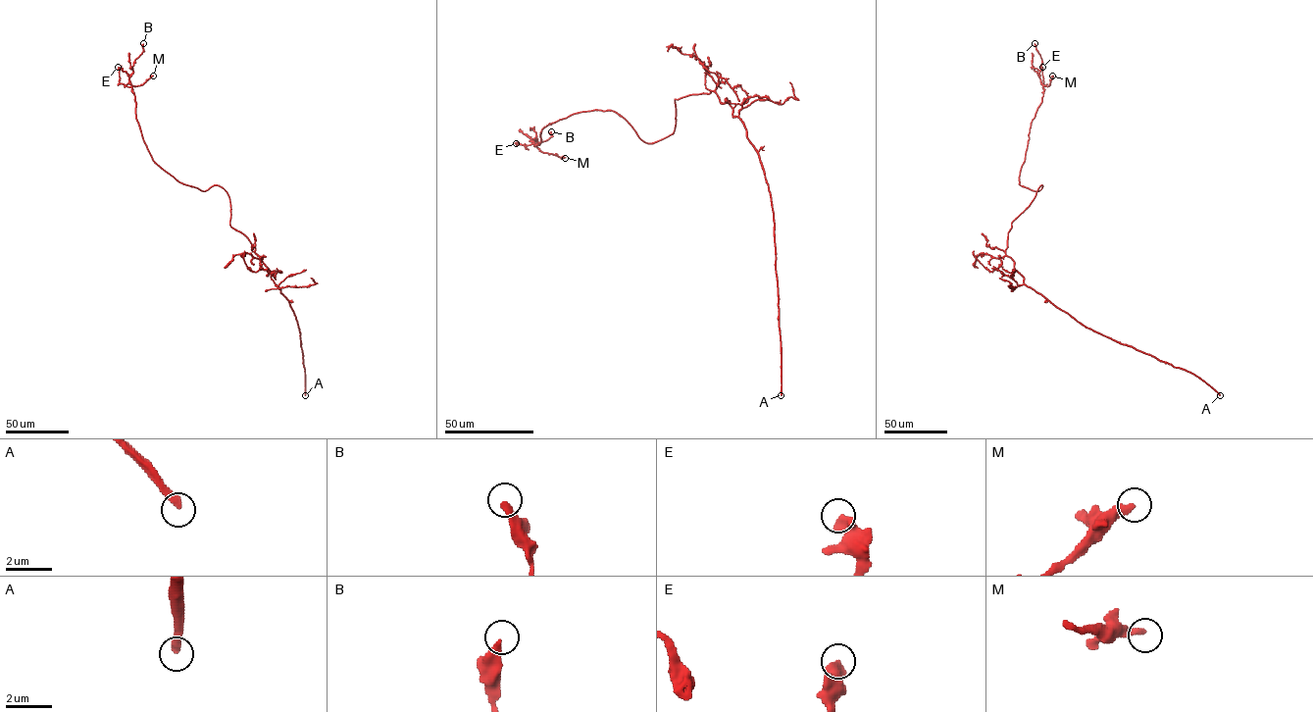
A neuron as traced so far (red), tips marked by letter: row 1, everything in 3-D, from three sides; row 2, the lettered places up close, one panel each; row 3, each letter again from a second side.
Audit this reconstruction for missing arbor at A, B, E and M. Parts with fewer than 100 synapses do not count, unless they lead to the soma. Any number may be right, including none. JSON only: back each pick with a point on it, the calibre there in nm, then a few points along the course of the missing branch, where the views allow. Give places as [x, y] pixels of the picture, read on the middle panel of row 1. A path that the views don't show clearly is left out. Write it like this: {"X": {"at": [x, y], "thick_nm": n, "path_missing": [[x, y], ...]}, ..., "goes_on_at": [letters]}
{"A": {"at": [781, 395], "thick_nm": 320}, "goes_on_at": ["A"]}

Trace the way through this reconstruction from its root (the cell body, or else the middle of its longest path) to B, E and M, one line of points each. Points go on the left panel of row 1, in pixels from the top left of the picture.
B: (246, 236), (230, 226), (223, 188), (183, 184), (153, 160), (129, 80), (143, 43)
E: (246, 236), (230, 226), (223, 188), (183, 184), (153, 160), (134, 93), (120, 83), (118, 67)
M: (246, 236), (230, 226), (223, 188), (183, 184), (153, 160), (131, 86), (153, 76)

